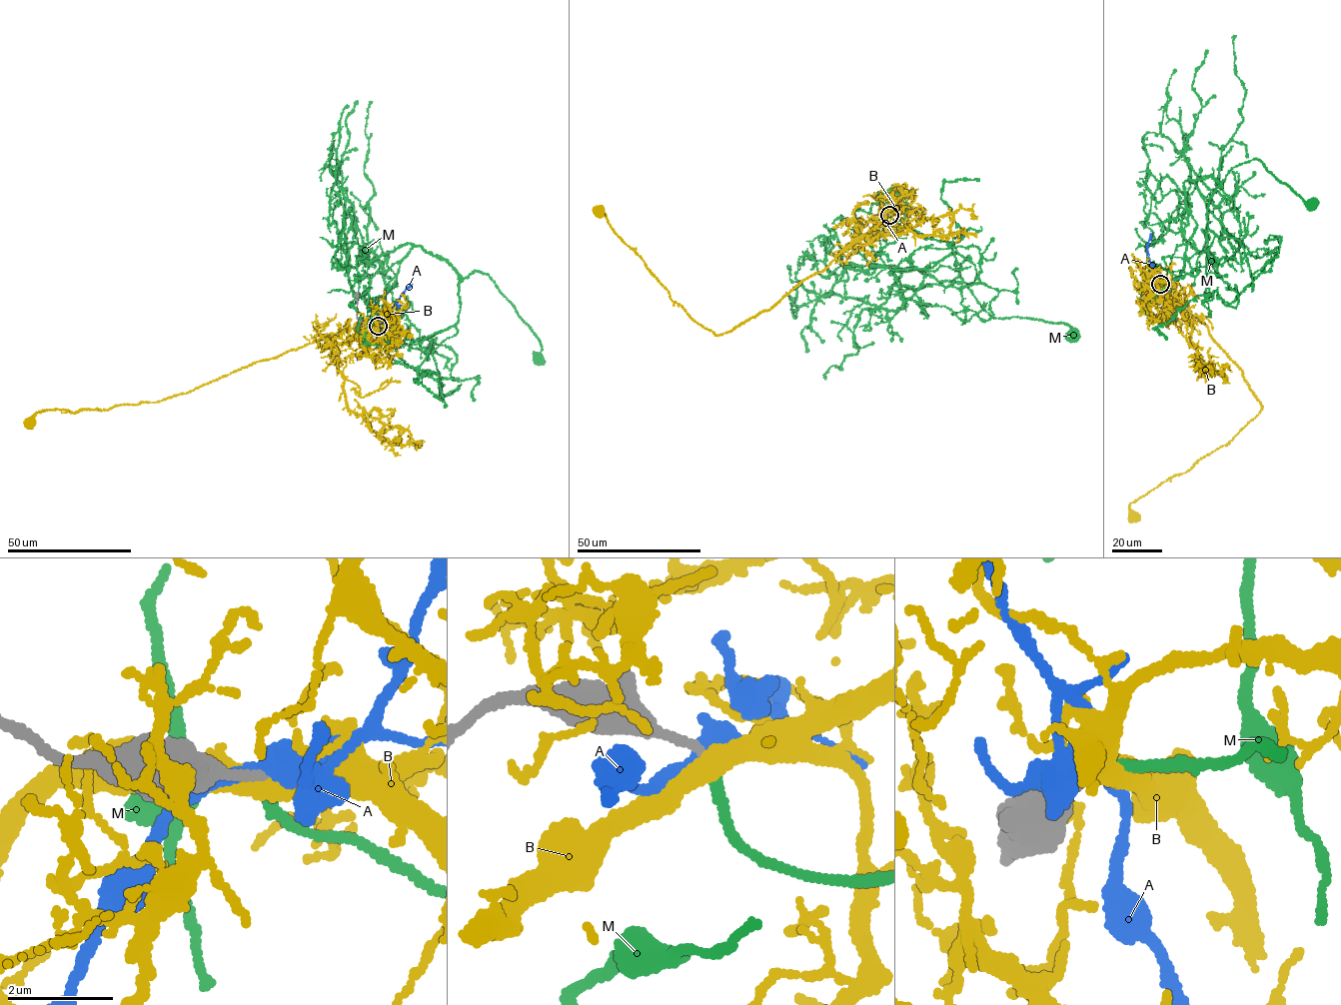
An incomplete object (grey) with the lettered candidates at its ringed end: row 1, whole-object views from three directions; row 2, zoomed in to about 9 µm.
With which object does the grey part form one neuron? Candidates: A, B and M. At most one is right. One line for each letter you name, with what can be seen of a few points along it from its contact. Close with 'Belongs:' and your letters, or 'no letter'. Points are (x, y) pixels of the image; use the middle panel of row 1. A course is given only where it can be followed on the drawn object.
M: via (889, 215), (969, 256), (959, 268), (959, 283), (966, 283), (991, 316), (1063, 322), (1072, 338)
Belongs: M

